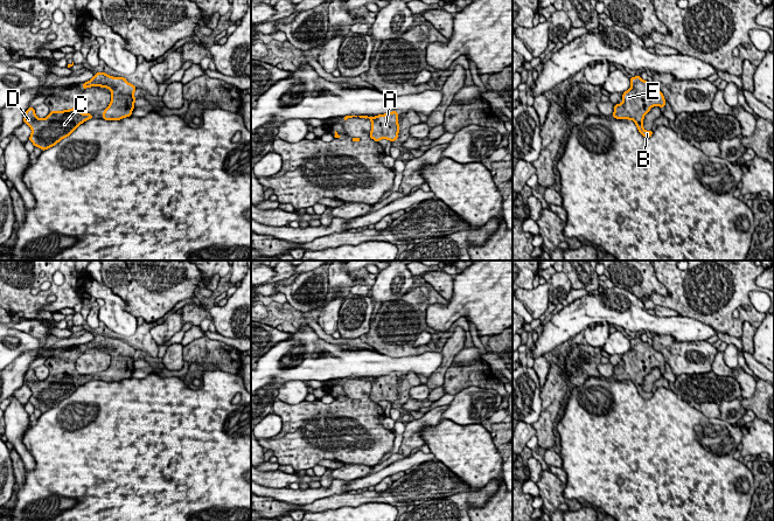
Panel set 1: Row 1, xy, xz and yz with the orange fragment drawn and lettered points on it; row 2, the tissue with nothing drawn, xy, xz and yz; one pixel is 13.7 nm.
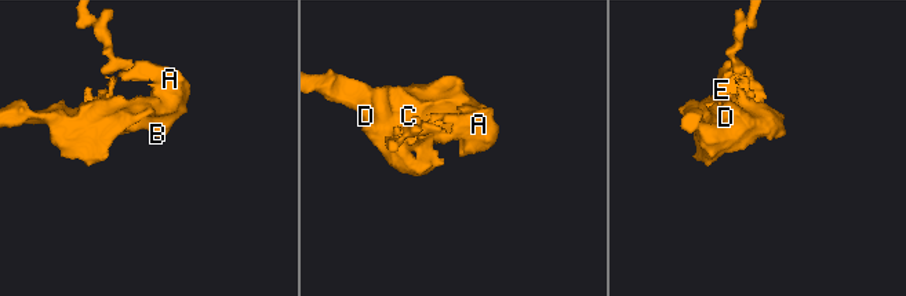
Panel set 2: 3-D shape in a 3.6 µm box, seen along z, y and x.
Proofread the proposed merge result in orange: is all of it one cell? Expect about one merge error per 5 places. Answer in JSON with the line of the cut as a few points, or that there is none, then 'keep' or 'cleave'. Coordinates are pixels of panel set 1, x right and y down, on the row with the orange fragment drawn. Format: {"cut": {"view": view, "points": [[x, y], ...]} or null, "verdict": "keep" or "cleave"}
{"cut": null, "verdict": "keep"}

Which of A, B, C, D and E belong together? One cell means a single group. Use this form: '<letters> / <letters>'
A B C D E

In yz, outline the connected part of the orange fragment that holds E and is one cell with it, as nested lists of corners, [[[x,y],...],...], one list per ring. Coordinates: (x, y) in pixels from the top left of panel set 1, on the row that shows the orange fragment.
[[[641,76],[630,77],[629,79],[630,88],[622,93],[622,103],[614,105],[612,118],[632,119],[639,132],[644,138],[650,138],[654,131],[643,128],[643,118],[653,106],[664,107],[664,96],[648,81],[643,81]]]

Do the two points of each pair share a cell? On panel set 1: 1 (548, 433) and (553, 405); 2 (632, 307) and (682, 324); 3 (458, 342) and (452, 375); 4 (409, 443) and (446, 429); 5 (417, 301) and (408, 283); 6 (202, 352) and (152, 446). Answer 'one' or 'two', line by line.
1: one
2: one
3: two
4: two
5: two
6: two

